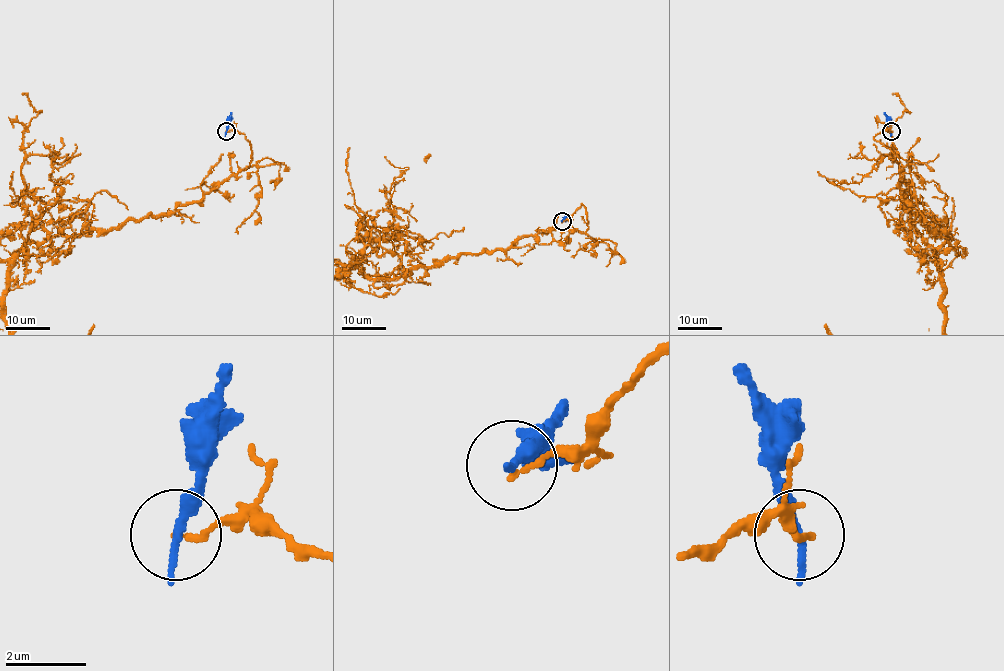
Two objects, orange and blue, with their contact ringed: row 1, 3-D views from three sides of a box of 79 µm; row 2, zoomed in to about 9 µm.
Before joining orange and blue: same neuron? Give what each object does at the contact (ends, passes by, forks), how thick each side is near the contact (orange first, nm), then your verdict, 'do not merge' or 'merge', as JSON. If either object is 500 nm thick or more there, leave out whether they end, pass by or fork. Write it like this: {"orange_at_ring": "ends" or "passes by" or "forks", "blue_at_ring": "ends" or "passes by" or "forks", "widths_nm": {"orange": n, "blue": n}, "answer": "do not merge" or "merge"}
{"orange_at_ring": "ends", "blue_at_ring": "ends", "widths_nm": {"orange": 150, "blue": 280}, "answer": "do not merge"}

